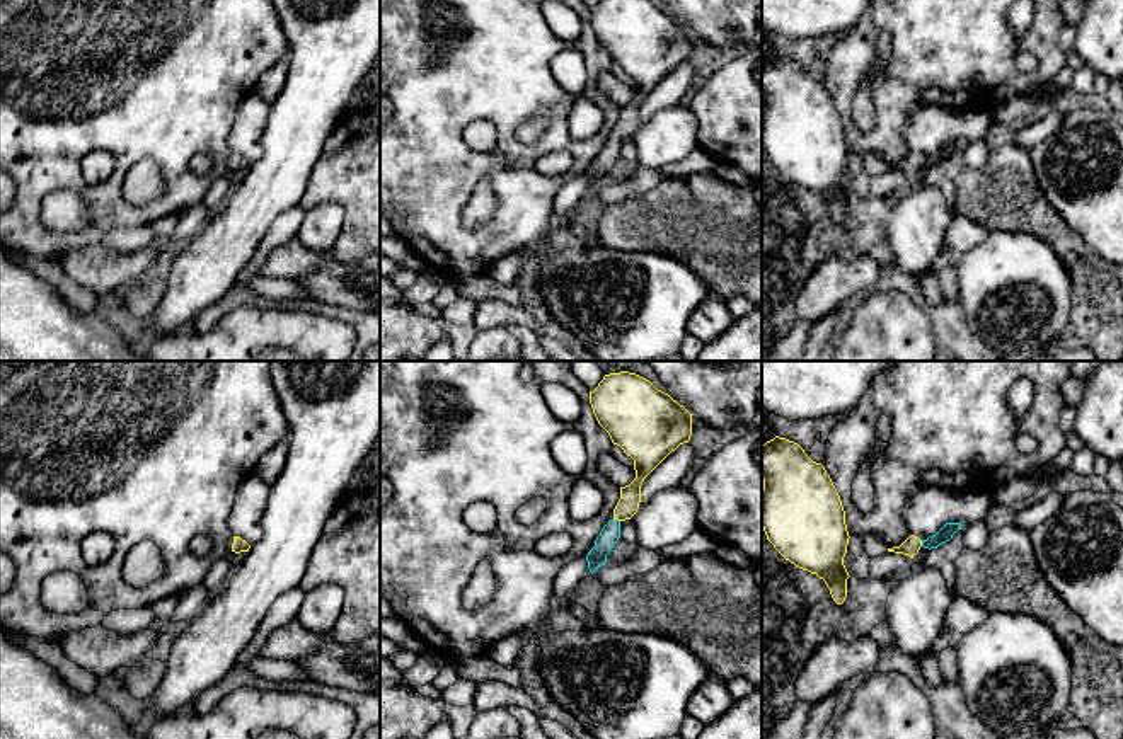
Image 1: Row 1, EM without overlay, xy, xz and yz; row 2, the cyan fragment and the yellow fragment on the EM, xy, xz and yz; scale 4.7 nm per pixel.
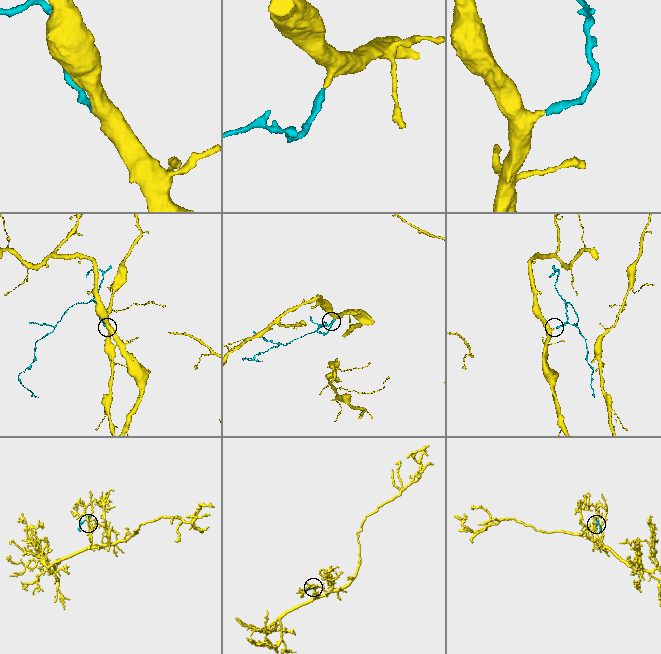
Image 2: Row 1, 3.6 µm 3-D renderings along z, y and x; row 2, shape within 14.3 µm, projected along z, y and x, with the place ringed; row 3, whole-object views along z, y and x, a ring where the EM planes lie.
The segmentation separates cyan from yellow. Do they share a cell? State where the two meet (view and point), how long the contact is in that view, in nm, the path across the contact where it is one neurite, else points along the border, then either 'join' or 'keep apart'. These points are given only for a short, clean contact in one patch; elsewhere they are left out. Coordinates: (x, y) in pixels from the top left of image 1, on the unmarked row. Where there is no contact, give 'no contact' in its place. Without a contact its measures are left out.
contact xz (617, 138); length 40 nm; way xz (610, 152), (617, 138), (627, 123); join

